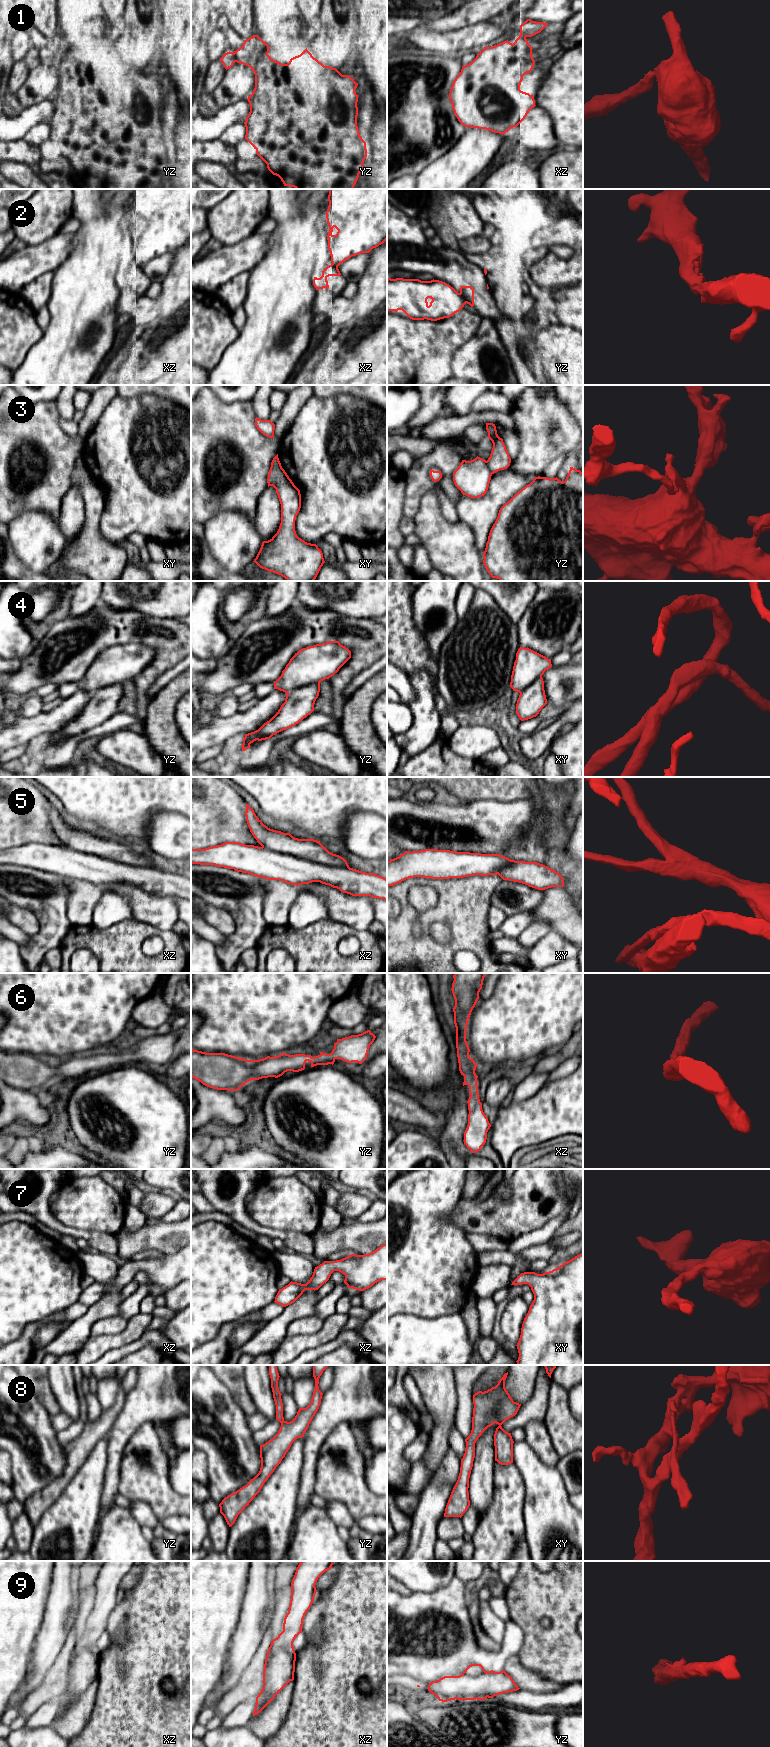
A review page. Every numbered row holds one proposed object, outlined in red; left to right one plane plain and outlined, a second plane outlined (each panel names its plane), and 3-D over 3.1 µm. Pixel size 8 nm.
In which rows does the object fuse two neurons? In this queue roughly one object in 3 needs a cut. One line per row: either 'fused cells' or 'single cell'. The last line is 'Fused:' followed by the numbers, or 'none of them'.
1: fused cells
2: fused cells
3: fused cells
4: single cell
5: single cell
6: single cell
7: single cell
8: single cell
9: single cell
Fused: 1, 2, 3

